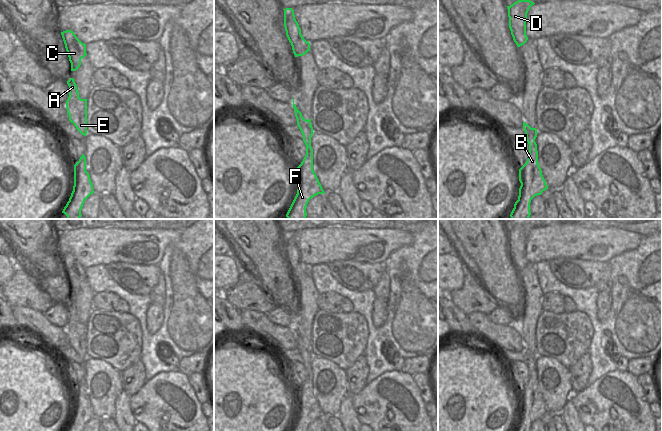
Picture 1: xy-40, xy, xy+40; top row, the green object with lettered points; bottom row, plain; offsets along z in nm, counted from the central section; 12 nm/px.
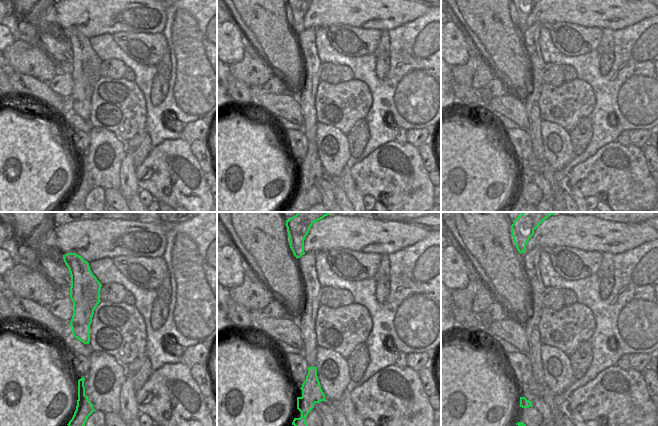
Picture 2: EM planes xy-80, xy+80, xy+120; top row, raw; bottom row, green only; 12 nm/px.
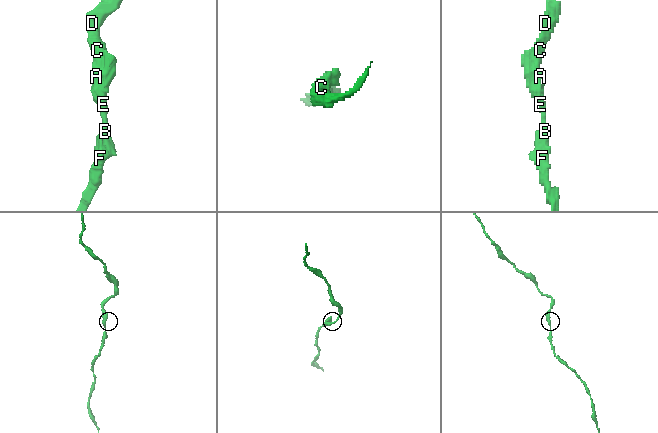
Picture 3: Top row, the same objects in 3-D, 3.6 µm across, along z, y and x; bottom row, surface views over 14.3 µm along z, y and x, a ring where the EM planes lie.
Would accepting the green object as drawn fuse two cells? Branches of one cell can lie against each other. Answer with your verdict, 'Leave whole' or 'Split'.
Leave whole.

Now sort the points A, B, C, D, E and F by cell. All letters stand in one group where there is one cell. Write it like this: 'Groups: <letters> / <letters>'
Groups: A B C D E F.

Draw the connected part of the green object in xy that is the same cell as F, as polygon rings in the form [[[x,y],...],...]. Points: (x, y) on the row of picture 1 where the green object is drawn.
[[[293,98],[293,108],[295,110],[295,117],[297,119],[297,125],[303,135],[303,141],[306,145],[306,155],[301,162],[301,164],[297,167],[297,174],[298,174],[298,189],[297,194],[286,214],[288,219],[305,219],[307,216],[306,207],[311,198],[318,194],[324,194],[324,190],[313,170],[313,149],[311,147],[311,137],[313,135],[313,127],[311,125],[311,119],[306,120],[303,118],[302,113],[297,109],[296,105],[294,104]]]

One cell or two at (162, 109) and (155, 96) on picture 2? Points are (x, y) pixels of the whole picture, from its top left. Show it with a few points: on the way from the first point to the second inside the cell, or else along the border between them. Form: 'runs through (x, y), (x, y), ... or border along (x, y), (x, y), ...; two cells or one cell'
border along (168, 82), (168, 91), (164, 99), (154, 106); two cells

